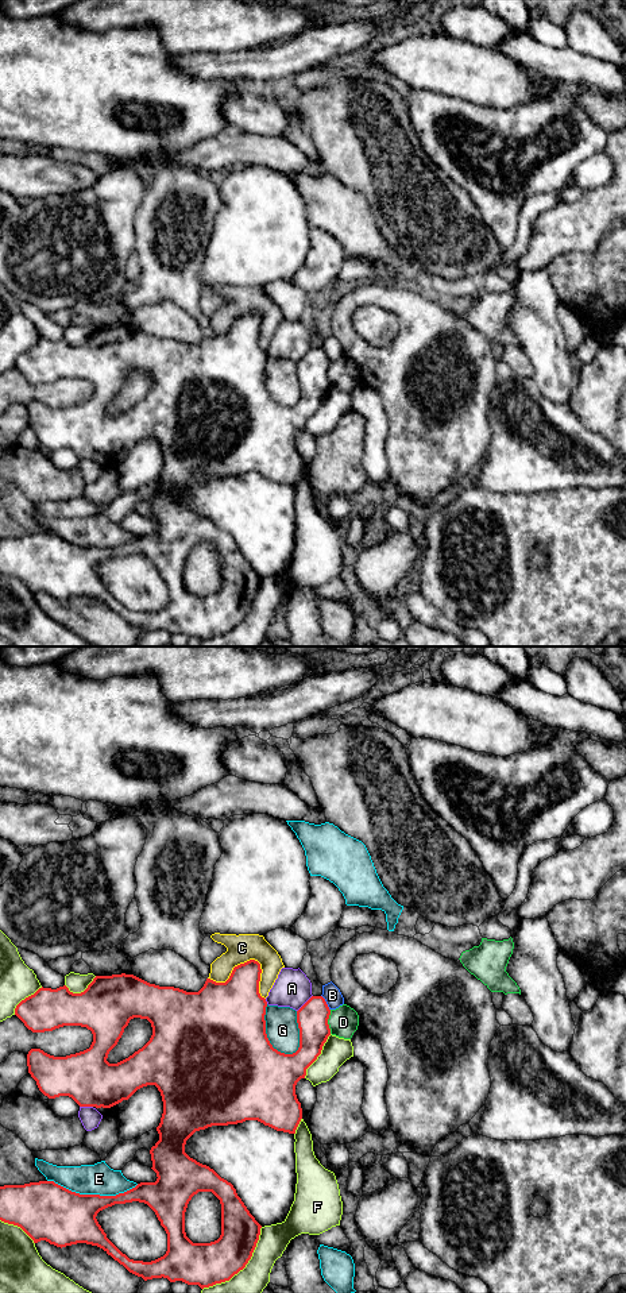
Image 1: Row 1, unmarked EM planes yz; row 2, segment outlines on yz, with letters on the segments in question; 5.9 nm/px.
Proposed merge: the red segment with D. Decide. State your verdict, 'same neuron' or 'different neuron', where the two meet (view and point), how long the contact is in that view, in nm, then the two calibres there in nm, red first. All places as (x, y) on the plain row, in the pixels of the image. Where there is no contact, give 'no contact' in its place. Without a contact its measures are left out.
different neuron; contact yz (327, 374); length 140 nm; calibres 190 and 180 nm

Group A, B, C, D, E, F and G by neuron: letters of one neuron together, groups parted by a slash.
A / B / C / D / E / F / G

